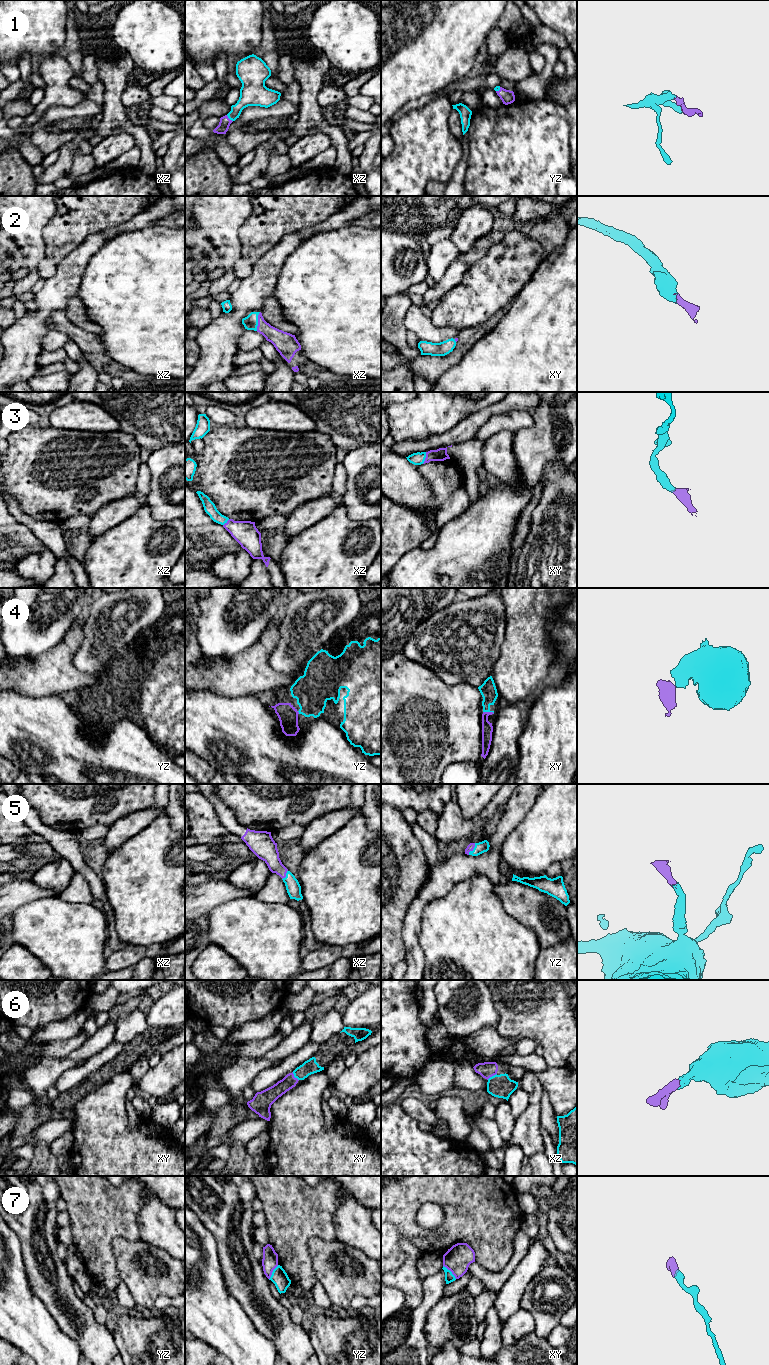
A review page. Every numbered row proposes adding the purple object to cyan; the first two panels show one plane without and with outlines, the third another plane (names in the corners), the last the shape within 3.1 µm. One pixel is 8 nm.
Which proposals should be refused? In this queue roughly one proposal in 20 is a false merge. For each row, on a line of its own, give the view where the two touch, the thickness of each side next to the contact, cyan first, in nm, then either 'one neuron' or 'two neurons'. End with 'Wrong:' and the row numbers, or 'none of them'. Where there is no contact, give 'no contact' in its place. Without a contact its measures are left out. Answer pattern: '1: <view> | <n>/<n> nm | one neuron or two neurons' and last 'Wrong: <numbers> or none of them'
1: xz | 180/90 nm | one neuron
2: xz | 120/150 nm | one neuron
3: xy | 100/100 nm | one neuron
4: xy | 130/90 nm | one neuron
5: yz | 90/60 nm | one neuron
6: xy | 120/120 nm | one neuron
7: xy | 80/220 nm | one neuron
Wrong: none of them

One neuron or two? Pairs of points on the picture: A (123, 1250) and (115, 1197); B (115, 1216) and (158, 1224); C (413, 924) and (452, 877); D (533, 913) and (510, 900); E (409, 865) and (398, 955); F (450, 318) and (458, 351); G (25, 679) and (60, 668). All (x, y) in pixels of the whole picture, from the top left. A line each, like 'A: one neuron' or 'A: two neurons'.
A: two neurons
B: two neurons
C: one neuron
D: one neuron
E: one neuron
F: two neurons
G: one neuron

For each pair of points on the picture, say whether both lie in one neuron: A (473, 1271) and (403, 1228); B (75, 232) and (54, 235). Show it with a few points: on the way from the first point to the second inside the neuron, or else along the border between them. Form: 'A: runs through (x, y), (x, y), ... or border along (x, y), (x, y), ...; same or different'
A: border along (475, 1261), (487, 1269), (497, 1271); different
B: runs through (70, 232), (59, 235); same

